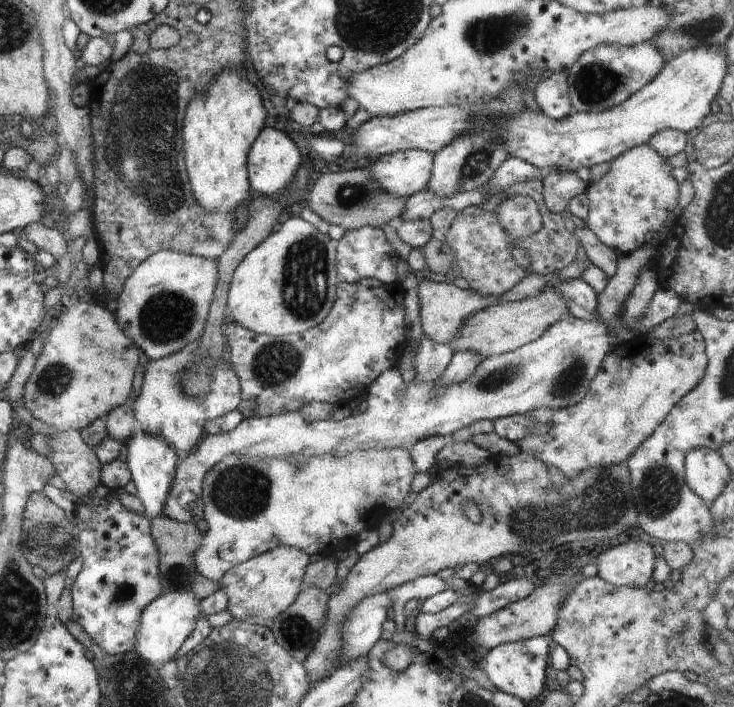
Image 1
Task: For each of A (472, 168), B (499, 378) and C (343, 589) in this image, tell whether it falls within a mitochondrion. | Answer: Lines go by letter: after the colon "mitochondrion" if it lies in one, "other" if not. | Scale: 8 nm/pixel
A: mitochondrion
B: mitochondrion
C: other

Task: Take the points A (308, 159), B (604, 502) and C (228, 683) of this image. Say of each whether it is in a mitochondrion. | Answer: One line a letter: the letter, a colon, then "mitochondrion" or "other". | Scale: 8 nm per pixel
A: other
B: mitochondrion
C: mitochondrion

